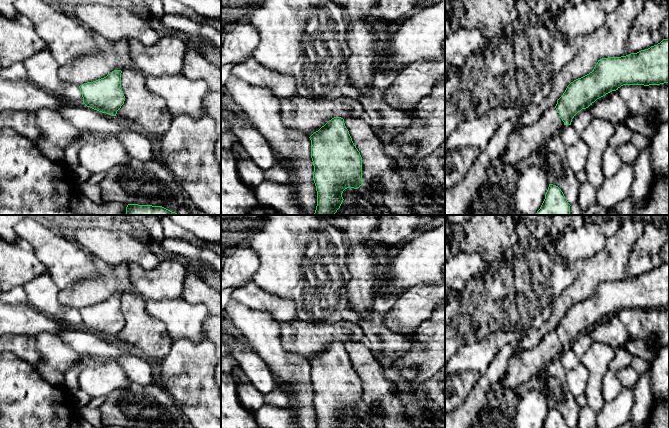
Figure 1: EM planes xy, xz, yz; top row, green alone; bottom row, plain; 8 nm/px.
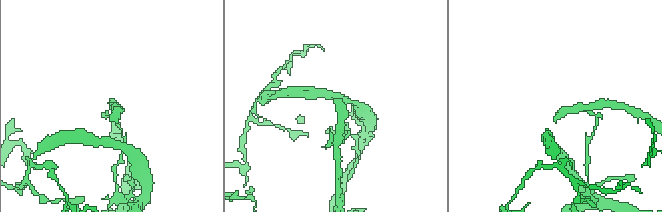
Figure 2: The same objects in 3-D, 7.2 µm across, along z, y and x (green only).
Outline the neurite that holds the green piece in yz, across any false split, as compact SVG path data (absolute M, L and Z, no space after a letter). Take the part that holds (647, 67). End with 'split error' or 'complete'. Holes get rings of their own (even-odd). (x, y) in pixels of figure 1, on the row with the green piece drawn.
M663 39L657 45L637 53L621 57L609 57L598 60L592 72L571 82L563 95L557 100L555 107L549 108L530 126L515 129L509 136L501 166L513 164L520 166L538 155L547 140L565 126L571 125L574 116L582 109L588 108L597 99L618 90L623 85L660 85L669 82L669 39Z | split error

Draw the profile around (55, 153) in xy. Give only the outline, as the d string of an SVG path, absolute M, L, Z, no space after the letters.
M44 138L34 141L40 152L54 162L65 162L65 153L63 148L46 141Z

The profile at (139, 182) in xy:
M132 157L130 161L106 171L106 177L99 186L102 198L110 203L162 206L172 212L183 206L191 206L176 177L157 159L141 161Z

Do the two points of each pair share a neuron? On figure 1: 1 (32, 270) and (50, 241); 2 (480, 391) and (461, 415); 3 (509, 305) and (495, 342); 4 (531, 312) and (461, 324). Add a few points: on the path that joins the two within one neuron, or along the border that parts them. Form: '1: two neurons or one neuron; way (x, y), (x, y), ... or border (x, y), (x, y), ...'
1: two neurons; border (25, 240), (31, 246), (37, 259), (47, 270)
2: one neuron; way (479, 397), (467, 409)
3: two neurons; border (504, 332), (492, 332), (484, 337)
4: one neuron; way (514, 312), (478, 312)

